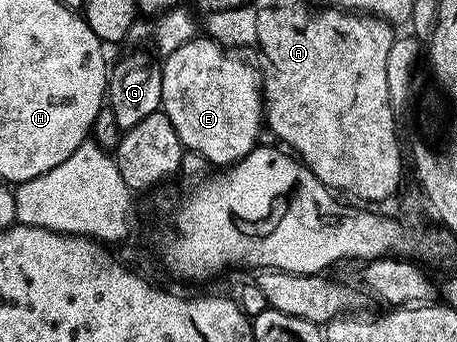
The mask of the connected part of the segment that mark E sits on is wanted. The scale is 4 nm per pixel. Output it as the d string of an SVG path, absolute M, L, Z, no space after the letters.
M197 36L192 39L191 42L187 42L186 44L182 44L182 48L178 48L178 52L170 52L166 57L163 59L164 66L161 65L159 67L160 75L162 76L162 100L160 101L161 107L162 107L162 113L167 116L167 118L170 120L170 124L174 124L174 132L178 132L178 140L183 144L185 151L192 151L196 153L200 157L204 157L206 162L208 164L211 164L213 167L214 165L220 166L216 168L227 168L232 165L234 162L241 162L242 159L244 159L245 156L247 156L248 153L250 153L252 150L256 149L258 143L261 141L260 138L260 126L262 130L262 123L264 122L264 104L262 101L262 82L261 79L258 77L257 71L255 69L252 70L250 67L247 66L246 63L243 62L240 58L235 58L235 53L229 52L225 47L221 46L219 43L213 42L211 38L207 36Z

